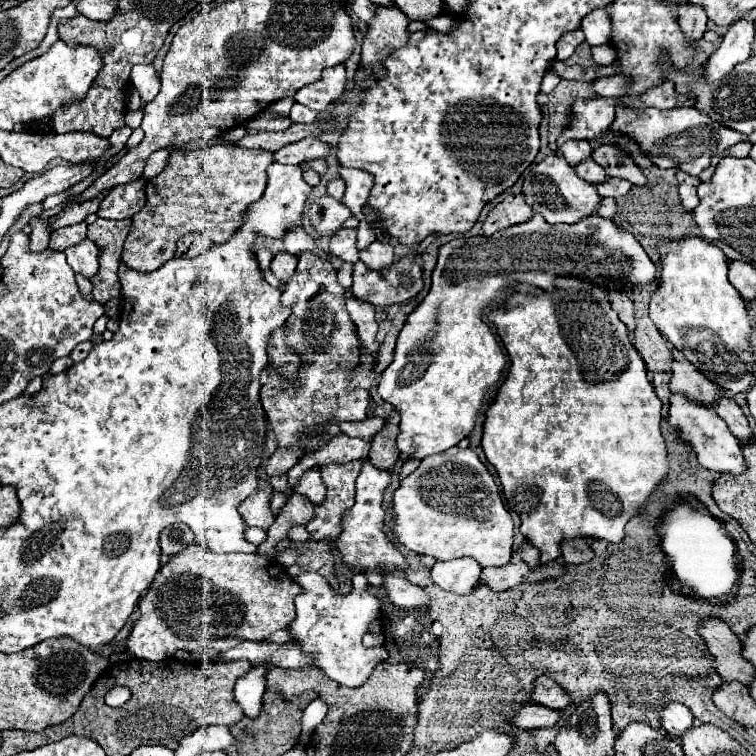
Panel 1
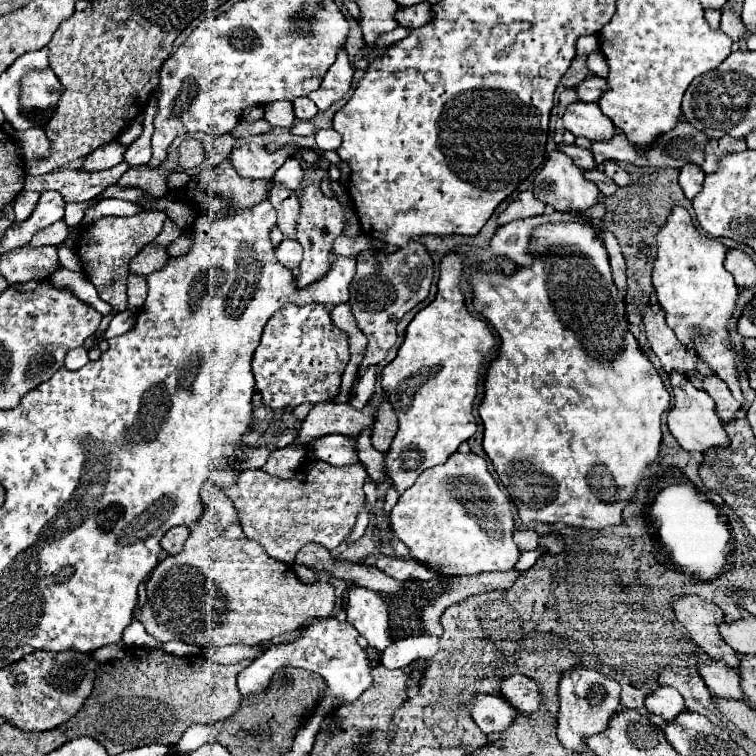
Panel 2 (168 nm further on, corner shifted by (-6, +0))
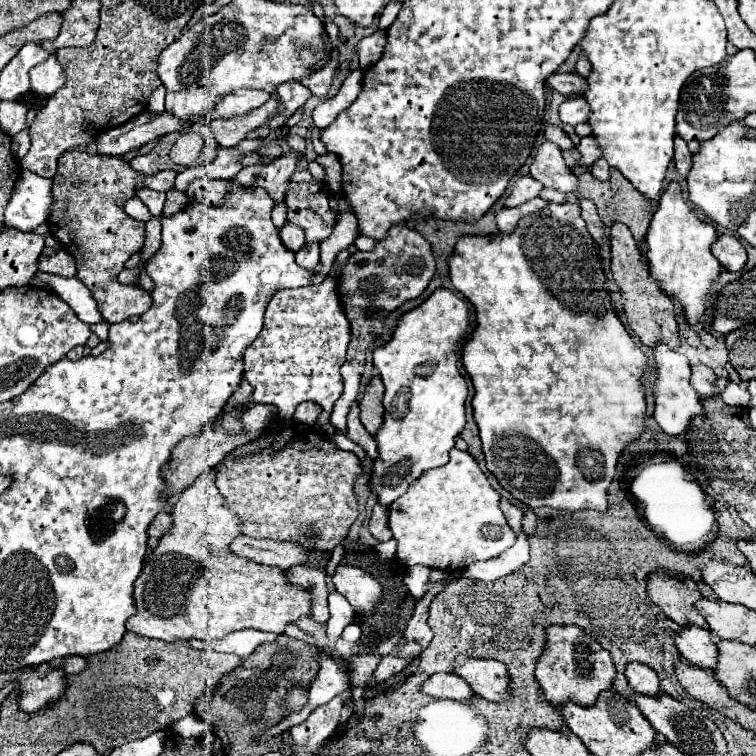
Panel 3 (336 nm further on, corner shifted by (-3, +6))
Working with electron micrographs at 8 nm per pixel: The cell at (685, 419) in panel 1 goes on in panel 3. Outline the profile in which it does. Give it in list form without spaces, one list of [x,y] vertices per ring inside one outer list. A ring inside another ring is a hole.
[[[658,344],[654,348],[654,360],[656,360],[656,368],[658,368],[658,378],[656,378],[656,384],[652,388],[652,394],[654,394],[654,402],[656,402],[656,410],[654,410],[654,420],[658,422],[658,426],[670,434],[670,436],[684,436],[692,418],[704,414],[704,408],[702,408],[702,398],[696,394],[696,390],[692,388],[690,384],[690,376],[692,376],[692,370],[690,370],[690,362],[684,354],[680,352],[674,352],[670,350],[668,346],[664,344]]]

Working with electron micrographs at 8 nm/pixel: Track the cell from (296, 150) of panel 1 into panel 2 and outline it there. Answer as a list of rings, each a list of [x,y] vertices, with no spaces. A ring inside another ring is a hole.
[[[247,142],[231,152],[231,164],[243,178],[271,180],[289,156],[297,156],[295,146],[283,146],[275,152],[267,152],[263,146]]]

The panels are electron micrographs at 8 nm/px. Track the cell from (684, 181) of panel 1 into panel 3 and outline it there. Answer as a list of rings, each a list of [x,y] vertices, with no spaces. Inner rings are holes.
[[[680,136],[674,140],[674,164],[682,176],[688,176],[688,170],[692,166],[692,154],[688,150],[688,144]]]

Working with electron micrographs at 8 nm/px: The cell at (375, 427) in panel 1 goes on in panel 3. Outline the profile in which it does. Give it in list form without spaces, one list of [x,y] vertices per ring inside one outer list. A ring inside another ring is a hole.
[[[304,402],[304,404],[300,404],[300,406],[296,408],[294,418],[296,418],[298,422],[310,426],[310,424],[314,424],[314,422],[320,418],[320,406],[314,404],[314,402]]]

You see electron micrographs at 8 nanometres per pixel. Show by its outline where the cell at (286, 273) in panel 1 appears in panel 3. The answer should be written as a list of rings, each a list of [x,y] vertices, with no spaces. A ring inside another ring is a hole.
[[[286,224],[282,230],[280,230],[280,238],[284,242],[284,246],[292,252],[298,252],[302,246],[304,246],[304,232],[298,228],[298,226],[292,226],[292,224]]]

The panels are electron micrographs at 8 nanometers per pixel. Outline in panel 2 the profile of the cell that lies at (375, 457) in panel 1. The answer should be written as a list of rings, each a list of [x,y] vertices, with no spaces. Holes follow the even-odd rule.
[[[383,400],[375,412],[375,422],[373,422],[373,432],[371,432],[373,446],[385,454],[391,446],[395,432],[397,432],[397,420],[395,420],[393,408],[391,408],[389,400]]]

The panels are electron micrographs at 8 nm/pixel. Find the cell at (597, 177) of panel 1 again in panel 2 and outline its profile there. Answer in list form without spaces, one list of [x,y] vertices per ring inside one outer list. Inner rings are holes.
[[[559,144],[559,148],[583,170],[583,168],[593,168],[595,166],[595,162],[593,162],[593,156],[591,156],[591,152],[589,150],[585,150],[585,148],[579,148],[579,146],[575,146],[575,144]]]

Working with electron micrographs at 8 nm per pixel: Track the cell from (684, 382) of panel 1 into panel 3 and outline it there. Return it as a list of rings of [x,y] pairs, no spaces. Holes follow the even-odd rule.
[[[624,224],[612,226],[612,272],[618,288],[622,290],[622,304],[626,310],[626,318],[630,328],[638,334],[642,344],[654,348],[656,344],[664,342],[666,346],[680,348],[680,334],[674,314],[674,302],[656,286],[656,282],[648,274],[648,266],[642,260],[636,240],[632,232]]]

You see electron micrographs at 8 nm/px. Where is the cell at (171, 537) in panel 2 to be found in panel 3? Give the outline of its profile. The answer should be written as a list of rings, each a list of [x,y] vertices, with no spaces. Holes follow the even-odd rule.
[[[160,512],[156,516],[156,520],[152,522],[152,526],[148,528],[148,536],[160,540],[164,534],[168,534],[170,528],[172,528],[172,514],[170,512]]]

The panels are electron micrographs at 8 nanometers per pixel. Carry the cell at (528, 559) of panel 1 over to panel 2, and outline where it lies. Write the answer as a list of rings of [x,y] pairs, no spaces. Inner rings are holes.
[[[515,528],[513,530],[513,540],[519,546],[519,550],[525,552],[525,550],[535,550],[537,548],[539,536],[533,530],[519,530],[519,528]]]

